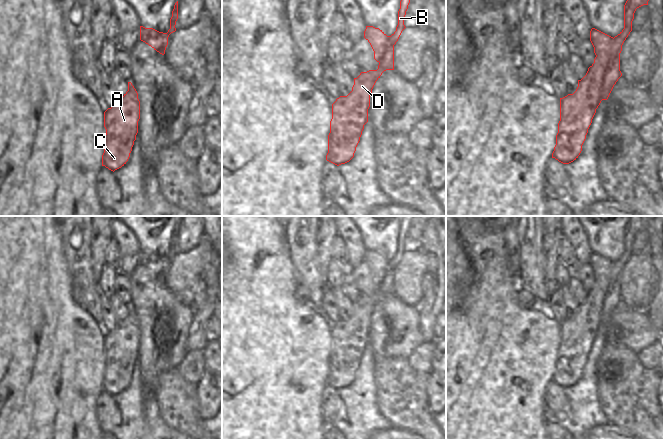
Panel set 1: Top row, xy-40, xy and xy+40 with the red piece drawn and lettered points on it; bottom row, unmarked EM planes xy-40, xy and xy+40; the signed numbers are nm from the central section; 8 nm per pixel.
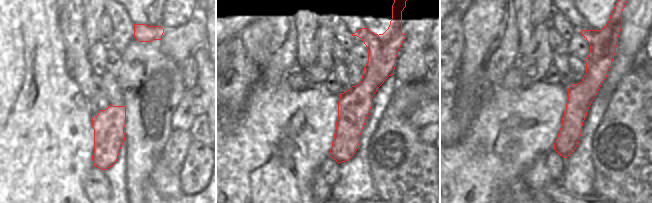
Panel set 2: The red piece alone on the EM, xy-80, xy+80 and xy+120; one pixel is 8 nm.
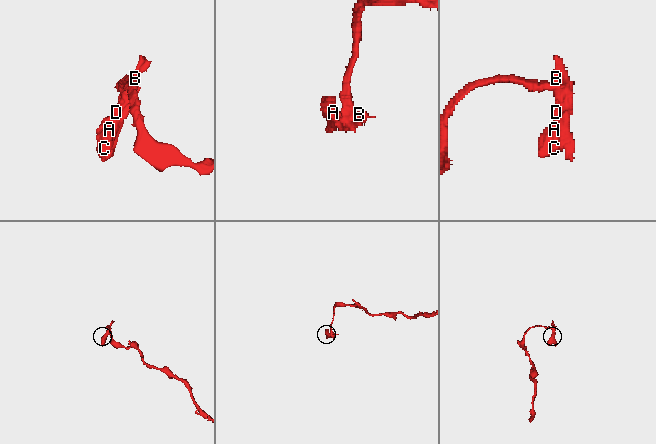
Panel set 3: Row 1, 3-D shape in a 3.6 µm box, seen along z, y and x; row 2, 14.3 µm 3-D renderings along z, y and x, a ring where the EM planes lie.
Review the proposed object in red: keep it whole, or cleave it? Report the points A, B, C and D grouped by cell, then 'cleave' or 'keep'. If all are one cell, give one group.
A C D / B | cleave

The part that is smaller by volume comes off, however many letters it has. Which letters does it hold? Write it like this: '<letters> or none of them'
B

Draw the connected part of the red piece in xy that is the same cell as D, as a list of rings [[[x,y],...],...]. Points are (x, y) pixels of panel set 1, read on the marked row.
[[[378,68],[361,72],[354,78],[352,91],[332,104],[327,161],[339,166],[354,157],[364,125],[368,122],[372,89],[384,71]]]

